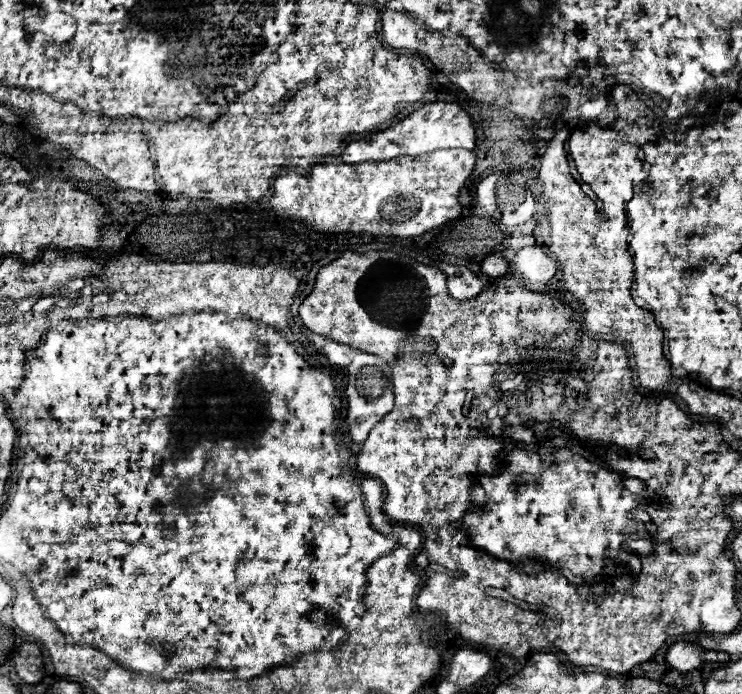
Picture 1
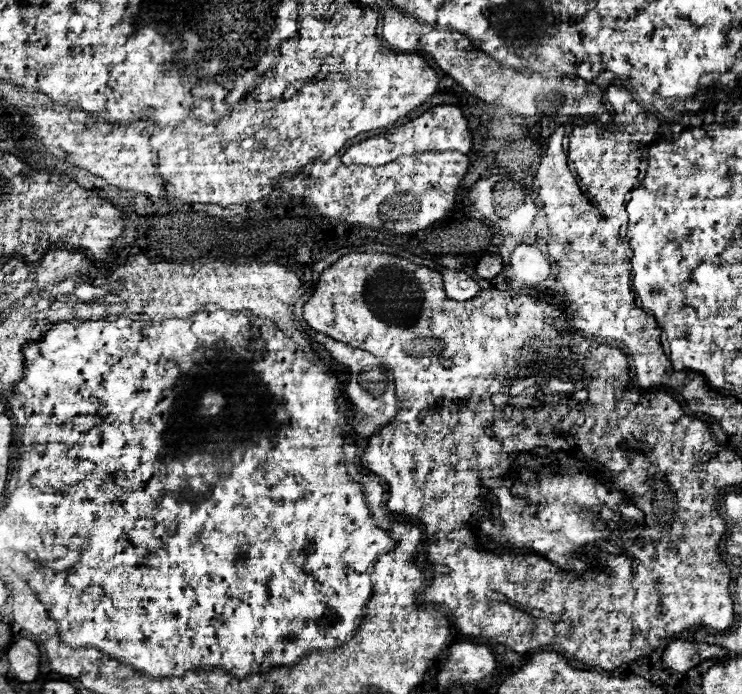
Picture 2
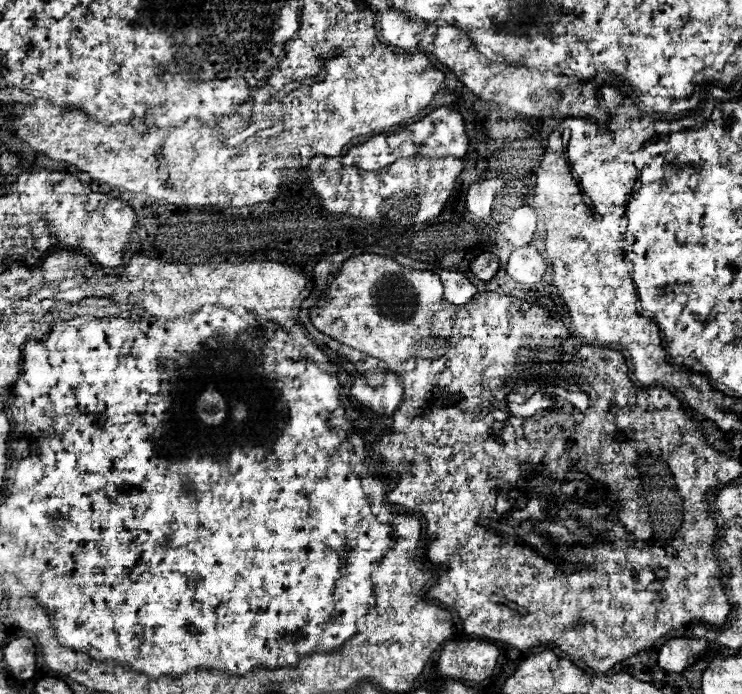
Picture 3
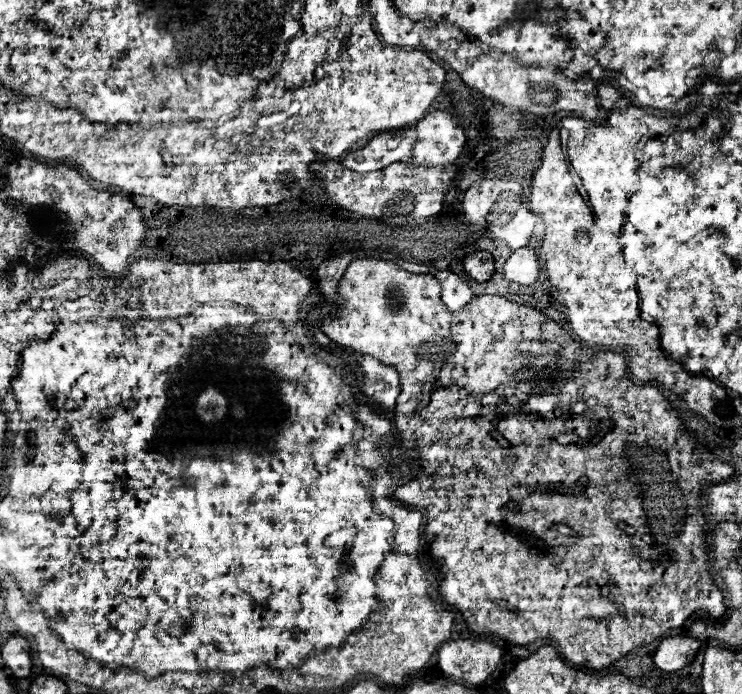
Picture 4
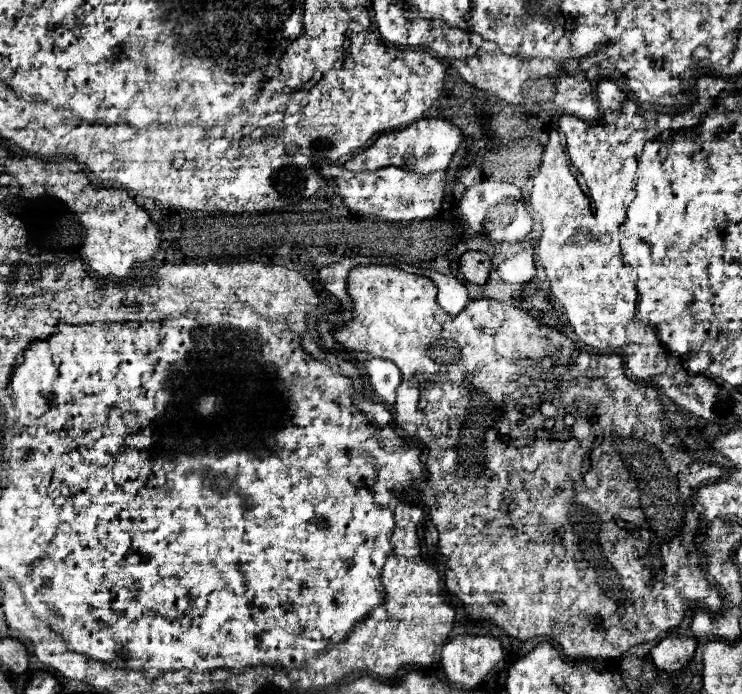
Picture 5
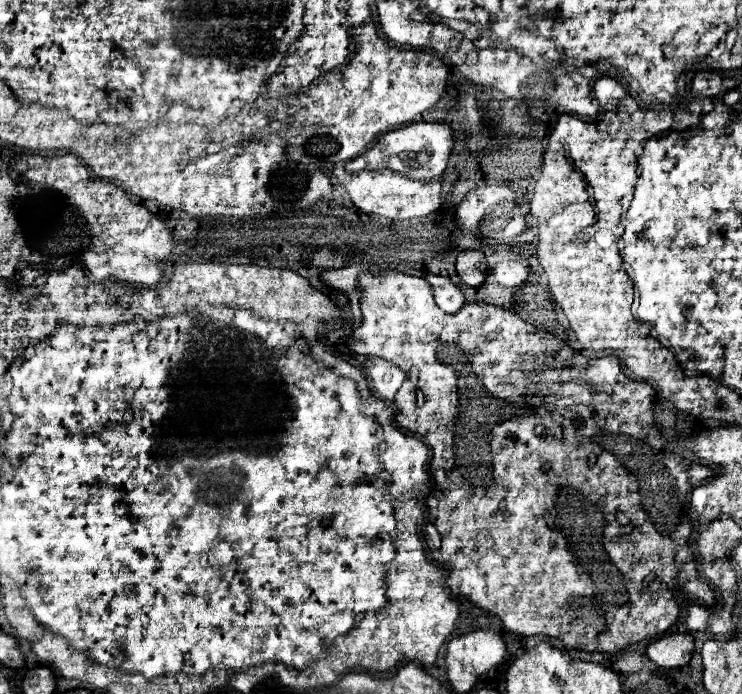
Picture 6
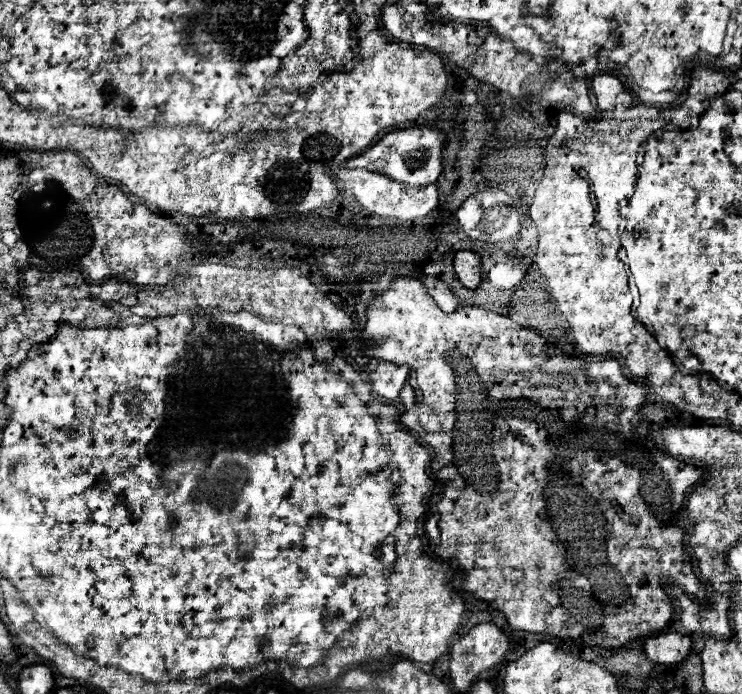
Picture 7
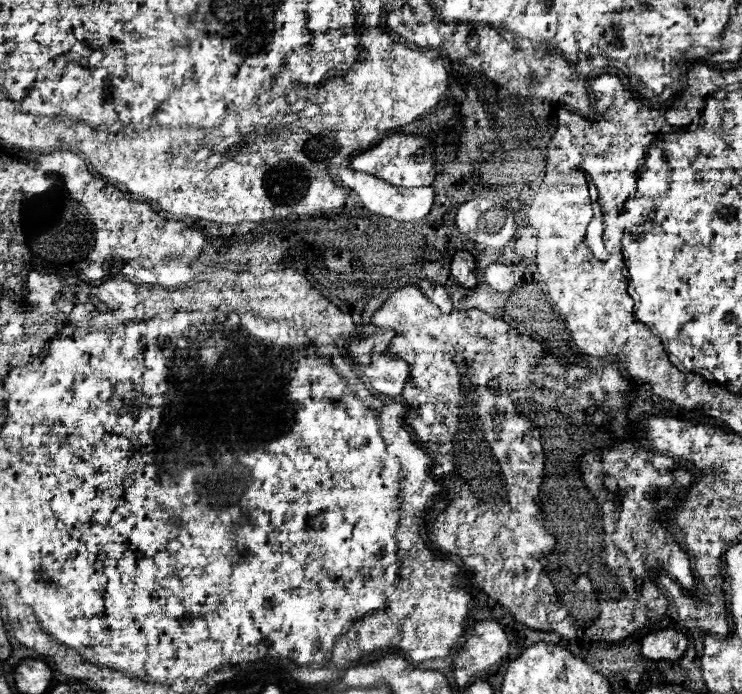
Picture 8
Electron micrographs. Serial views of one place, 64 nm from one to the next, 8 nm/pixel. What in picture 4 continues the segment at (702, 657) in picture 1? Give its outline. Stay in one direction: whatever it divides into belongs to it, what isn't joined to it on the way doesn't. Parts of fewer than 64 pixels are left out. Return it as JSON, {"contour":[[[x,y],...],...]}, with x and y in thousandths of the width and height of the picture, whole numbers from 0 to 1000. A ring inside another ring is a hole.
{"contour":[[[903,916],[889,925],[889,931],[881,939],[881,957],[889,965],[898,968],[911,968],[927,960],[938,939],[943,937],[943,922],[935,919],[916,919],[916,916]]]}

